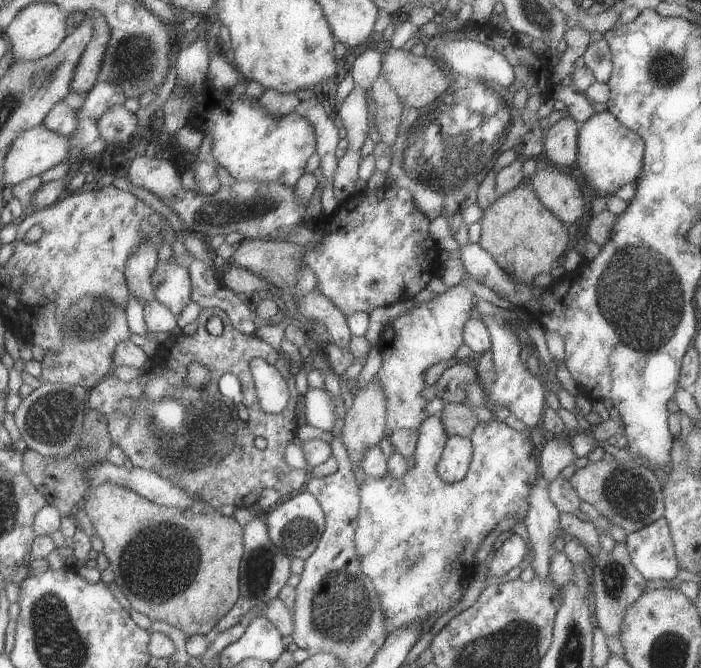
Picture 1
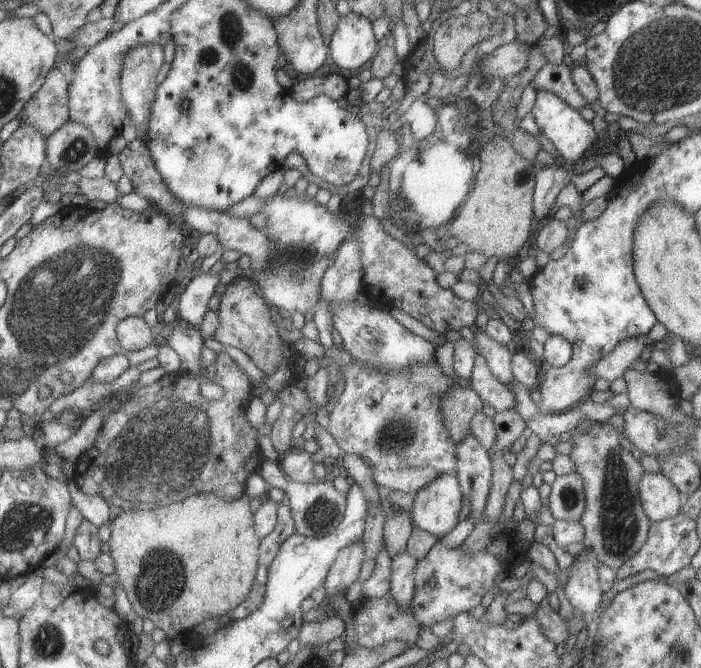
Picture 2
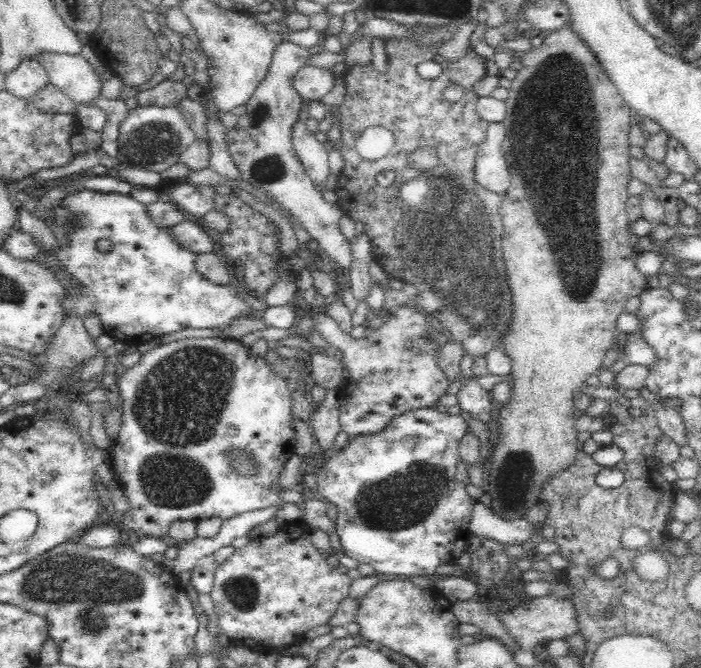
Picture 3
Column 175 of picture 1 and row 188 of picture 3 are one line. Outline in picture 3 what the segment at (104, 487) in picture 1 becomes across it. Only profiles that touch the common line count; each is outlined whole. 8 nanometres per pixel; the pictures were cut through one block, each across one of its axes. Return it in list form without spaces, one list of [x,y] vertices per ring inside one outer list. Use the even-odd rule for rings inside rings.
[[[566,24],[558,30],[545,32],[542,36],[542,44],[539,47],[532,47],[527,52],[513,52],[514,56],[520,57],[522,68],[517,70],[515,78],[512,79],[509,95],[505,100],[506,114],[503,123],[507,126],[507,132],[505,139],[501,142],[502,154],[508,163],[511,181],[506,193],[500,196],[499,214],[504,226],[502,250],[504,250],[504,260],[506,260],[506,270],[508,270],[508,284],[514,294],[514,300],[512,300],[514,322],[511,324],[510,334],[506,334],[502,344],[506,354],[509,354],[512,359],[513,367],[510,374],[512,378],[510,382],[511,398],[499,410],[497,420],[499,439],[490,455],[491,460],[488,460],[490,468],[485,476],[484,498],[491,509],[504,520],[524,518],[526,511],[538,502],[540,486],[544,484],[544,480],[574,463],[576,444],[578,444],[574,422],[576,422],[579,411],[573,404],[573,399],[580,396],[582,384],[585,384],[586,379],[595,374],[596,370],[602,366],[602,359],[618,335],[617,319],[624,313],[623,309],[627,299],[638,296],[642,291],[650,288],[646,276],[640,273],[636,267],[636,257],[639,252],[630,245],[627,238],[627,229],[630,223],[625,203],[630,196],[627,192],[627,185],[632,177],[629,168],[629,159],[632,156],[629,152],[628,130],[630,130],[630,118],[633,116],[633,112],[630,105],[618,92],[616,85],[608,79],[608,75],[604,74],[604,69],[600,67],[594,53],[586,47],[586,43],[578,35],[574,34],[570,25]]]

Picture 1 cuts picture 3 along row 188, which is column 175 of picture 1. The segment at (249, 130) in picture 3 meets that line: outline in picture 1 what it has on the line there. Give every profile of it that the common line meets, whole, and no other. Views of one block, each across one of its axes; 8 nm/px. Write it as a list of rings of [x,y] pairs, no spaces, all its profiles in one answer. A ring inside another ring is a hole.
[[[174,256],[171,260],[163,262],[153,272],[156,300],[163,302],[173,314],[179,316],[192,301],[193,280],[189,266],[177,264]]]

